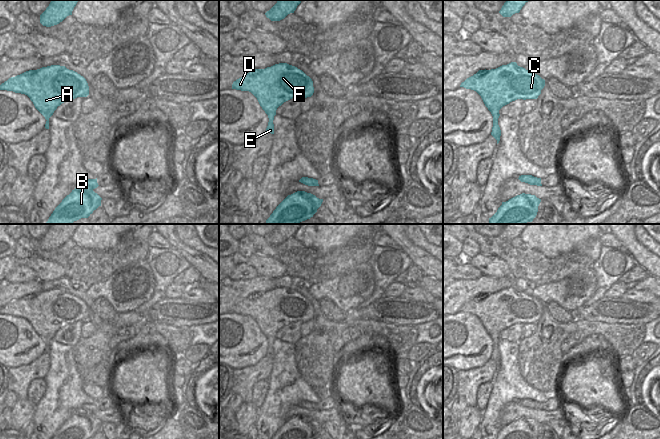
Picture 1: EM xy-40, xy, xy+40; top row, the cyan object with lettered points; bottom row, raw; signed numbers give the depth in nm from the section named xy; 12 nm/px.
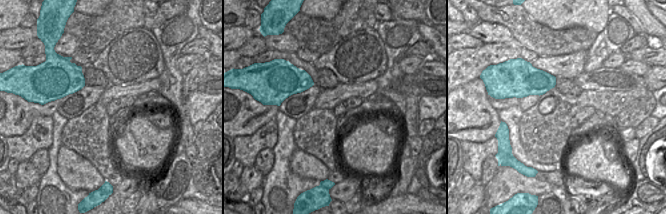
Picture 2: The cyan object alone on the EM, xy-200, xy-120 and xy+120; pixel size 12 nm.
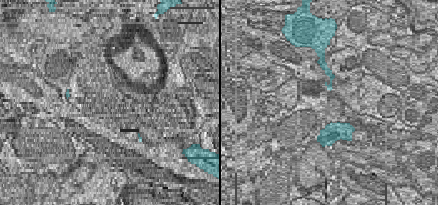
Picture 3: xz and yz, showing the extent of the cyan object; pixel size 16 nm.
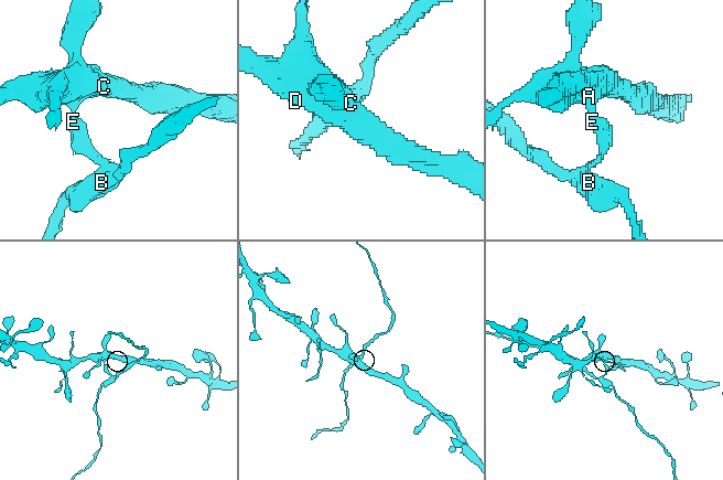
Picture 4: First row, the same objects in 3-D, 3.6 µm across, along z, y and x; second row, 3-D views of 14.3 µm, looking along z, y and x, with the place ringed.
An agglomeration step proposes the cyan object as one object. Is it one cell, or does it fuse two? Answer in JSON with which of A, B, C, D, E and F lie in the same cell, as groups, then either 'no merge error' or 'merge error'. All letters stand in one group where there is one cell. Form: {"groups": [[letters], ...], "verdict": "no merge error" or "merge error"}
{"groups": [["A", "C", "D", "F"], ["B", "E"]], "verdict": "merge error"}

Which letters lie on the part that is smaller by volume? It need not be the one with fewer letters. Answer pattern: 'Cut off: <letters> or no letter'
Cut off: B, E

